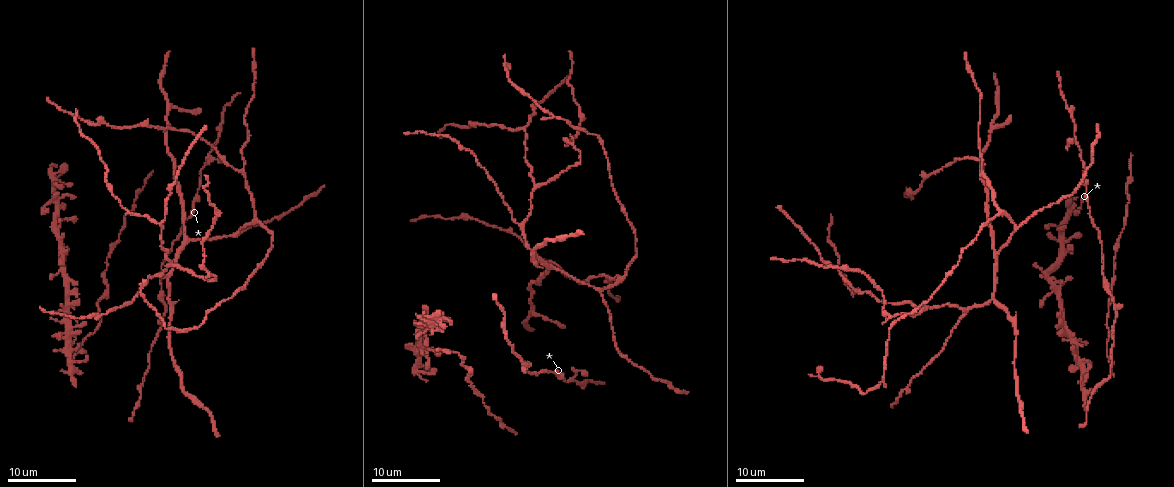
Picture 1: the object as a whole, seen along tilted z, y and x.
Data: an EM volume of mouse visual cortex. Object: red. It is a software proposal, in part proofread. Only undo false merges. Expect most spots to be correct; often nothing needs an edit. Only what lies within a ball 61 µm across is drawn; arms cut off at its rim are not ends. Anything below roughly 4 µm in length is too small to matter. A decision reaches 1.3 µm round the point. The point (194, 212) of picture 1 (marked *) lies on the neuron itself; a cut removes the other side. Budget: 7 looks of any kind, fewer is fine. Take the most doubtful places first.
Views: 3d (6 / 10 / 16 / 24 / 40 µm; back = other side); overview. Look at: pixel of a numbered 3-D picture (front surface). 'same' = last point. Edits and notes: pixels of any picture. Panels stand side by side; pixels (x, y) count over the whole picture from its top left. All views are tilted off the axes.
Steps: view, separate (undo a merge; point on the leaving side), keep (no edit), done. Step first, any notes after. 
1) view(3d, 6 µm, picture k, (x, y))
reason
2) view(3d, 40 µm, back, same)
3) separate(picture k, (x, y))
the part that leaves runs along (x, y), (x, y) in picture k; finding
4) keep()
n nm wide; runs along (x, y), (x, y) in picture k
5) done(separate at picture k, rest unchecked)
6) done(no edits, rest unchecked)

view(3d, 16 µm, picture 1, (603, 275))
three arms meet

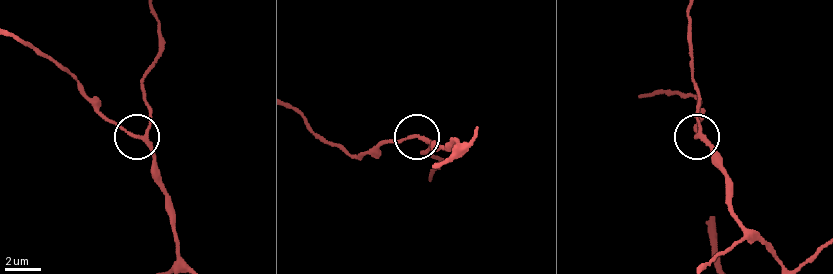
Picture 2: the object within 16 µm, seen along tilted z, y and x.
keep()
runs along (778, 260), (741, 223), (727, 174), (698, 135), (698, 82) in picture 2; one neuron here

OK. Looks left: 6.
view(3d, 6 µm, picture 1, (529, 308))
three-way junction

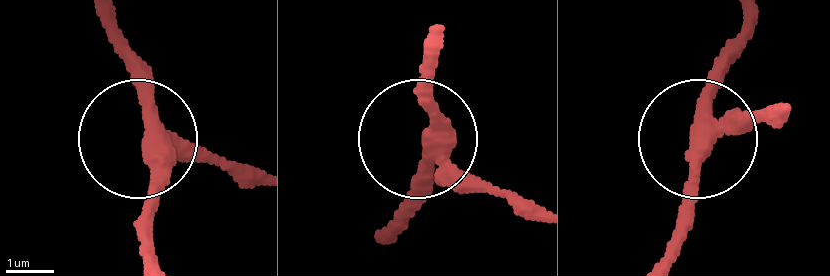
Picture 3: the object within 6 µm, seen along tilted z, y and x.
separate(picture 3, (228, 170))
350 nm wide; the part that leaves runs along (456, 170), (535, 204) in picture 3; two neurons meet here

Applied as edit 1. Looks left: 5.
view(3d, 6 µm, picture 1, (160, 295))

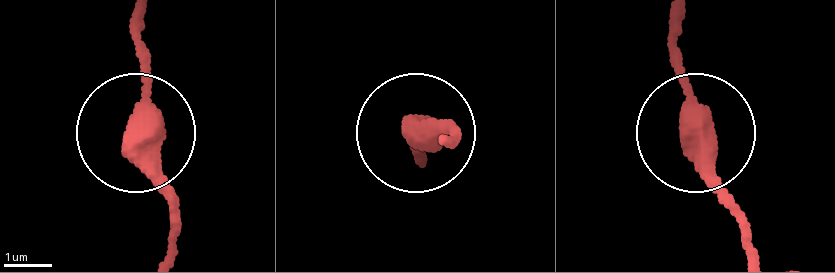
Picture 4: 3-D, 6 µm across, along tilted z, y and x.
keep()
side arm 33 µm; runs along (145, 14), (133, 44), (145, 82), (133, 154), (169, 229) in picture 4; continuous, no second neuron

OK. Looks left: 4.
view(3d, 6 µm, picture 1, (913, 195))

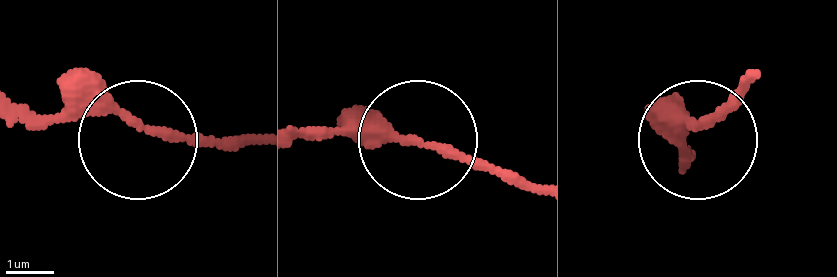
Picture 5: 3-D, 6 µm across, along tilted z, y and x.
keep()
runs along (257, 144), (102, 114), (22, 114) in picture 5; one neuron here

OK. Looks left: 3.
done(separate at picture 3, rest unchecked)

